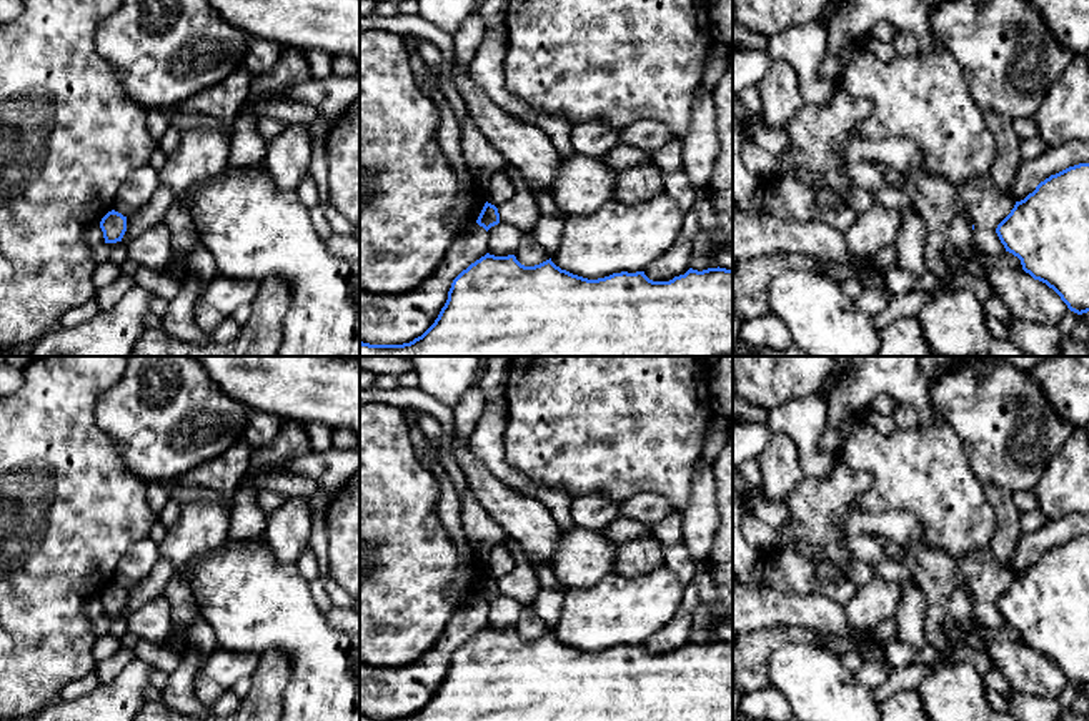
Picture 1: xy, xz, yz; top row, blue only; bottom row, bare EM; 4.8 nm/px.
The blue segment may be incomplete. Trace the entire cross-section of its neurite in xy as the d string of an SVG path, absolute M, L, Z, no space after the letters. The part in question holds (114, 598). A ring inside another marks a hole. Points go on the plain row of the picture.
M112 583L102 591L100 601L103 604L105 616L122 614L127 604L127 589Z

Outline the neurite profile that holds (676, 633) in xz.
M679 609L658 633L649 636L644 648L653 654L669 654L691 641L693 614Z

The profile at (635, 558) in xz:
M639 538L618 546L614 573L621 576L639 578L664 566L663 543L654 538Z

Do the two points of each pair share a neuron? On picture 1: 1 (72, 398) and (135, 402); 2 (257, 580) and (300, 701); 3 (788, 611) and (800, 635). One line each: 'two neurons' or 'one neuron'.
1: two neurons
2: one neuron
3: two neurons

